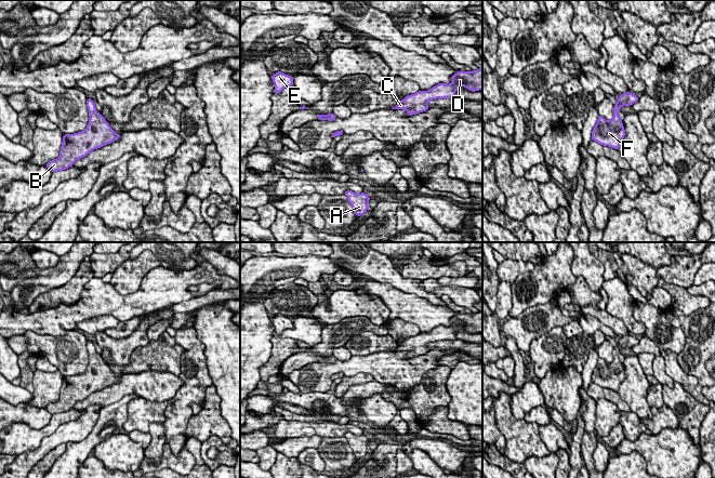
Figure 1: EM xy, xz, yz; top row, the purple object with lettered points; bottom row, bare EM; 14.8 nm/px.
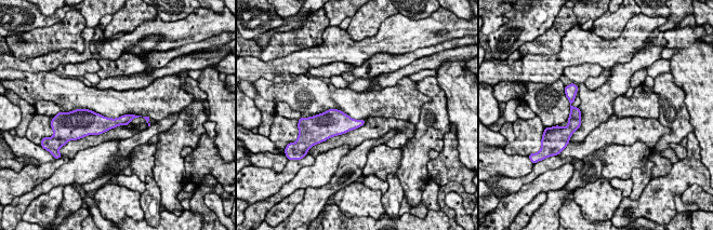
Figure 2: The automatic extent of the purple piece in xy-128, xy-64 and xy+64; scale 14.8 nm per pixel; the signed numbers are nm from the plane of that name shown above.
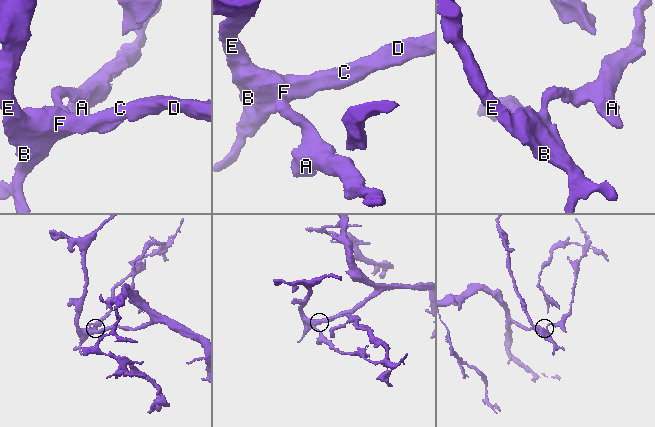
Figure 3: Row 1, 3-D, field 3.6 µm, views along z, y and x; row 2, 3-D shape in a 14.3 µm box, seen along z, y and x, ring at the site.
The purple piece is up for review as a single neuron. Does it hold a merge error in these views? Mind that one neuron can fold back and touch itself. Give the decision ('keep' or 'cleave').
keep

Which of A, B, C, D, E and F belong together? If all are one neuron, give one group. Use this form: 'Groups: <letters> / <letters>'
Groups: A B C D E F

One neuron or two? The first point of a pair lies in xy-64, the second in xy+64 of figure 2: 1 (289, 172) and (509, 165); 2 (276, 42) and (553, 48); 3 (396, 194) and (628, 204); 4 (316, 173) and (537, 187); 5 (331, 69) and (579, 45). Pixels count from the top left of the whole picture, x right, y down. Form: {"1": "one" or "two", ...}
{"1": "two", "2": "one", "3": "two", "4": "one", "5": "two"}

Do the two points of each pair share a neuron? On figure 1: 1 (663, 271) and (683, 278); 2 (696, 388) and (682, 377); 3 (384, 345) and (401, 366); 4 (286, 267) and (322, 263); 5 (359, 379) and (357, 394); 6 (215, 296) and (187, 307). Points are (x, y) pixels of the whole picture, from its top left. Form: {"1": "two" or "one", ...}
{"1": "one", "2": "one", "3": "two", "4": "one", "5": "two", "6": "one"}

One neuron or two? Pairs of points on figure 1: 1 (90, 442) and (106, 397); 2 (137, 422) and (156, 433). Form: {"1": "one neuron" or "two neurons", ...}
{"1": "two neurons", "2": "two neurons"}

